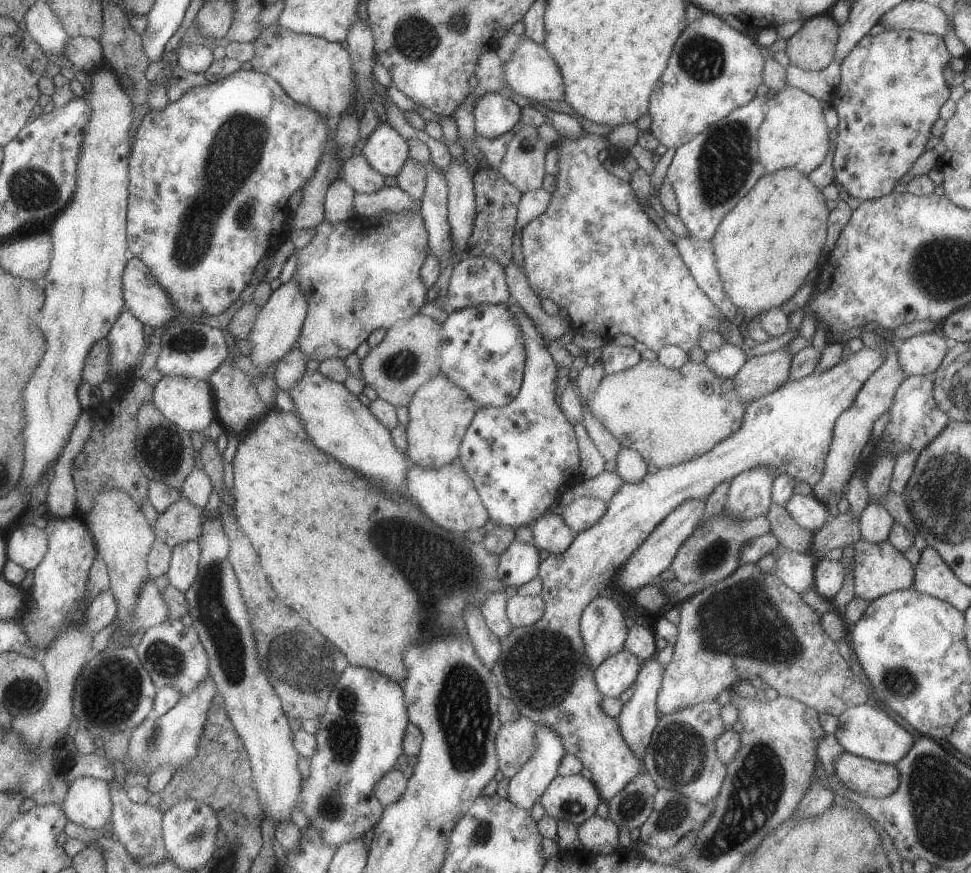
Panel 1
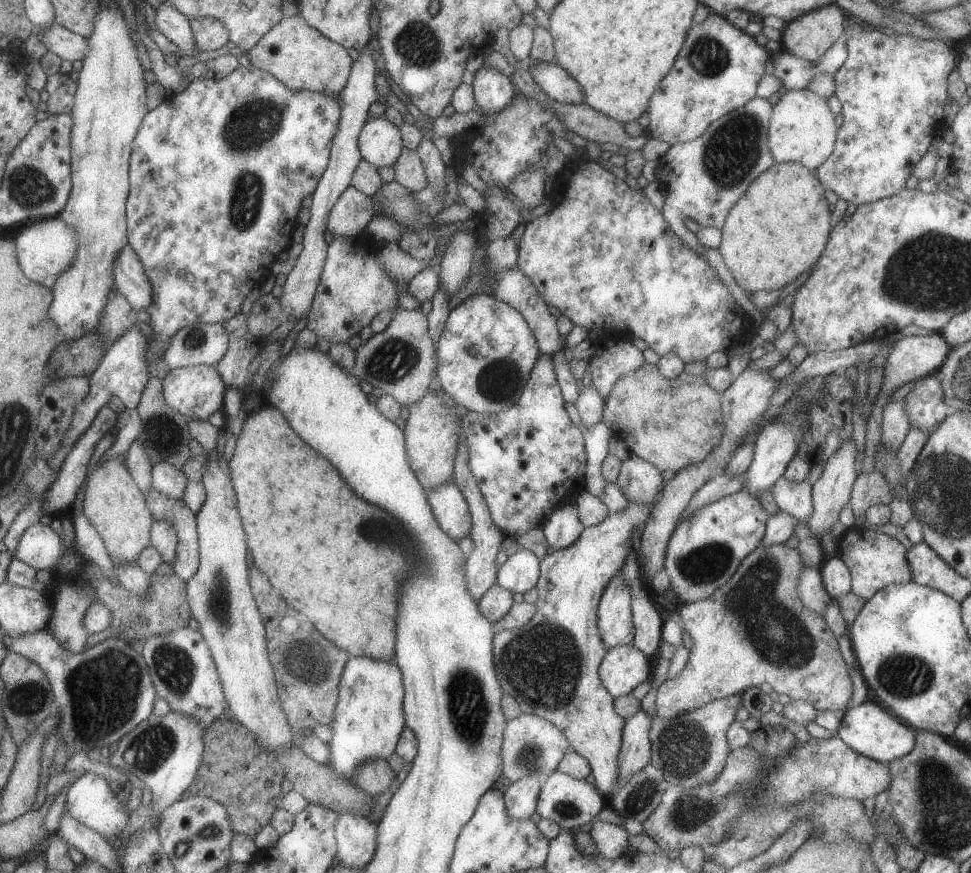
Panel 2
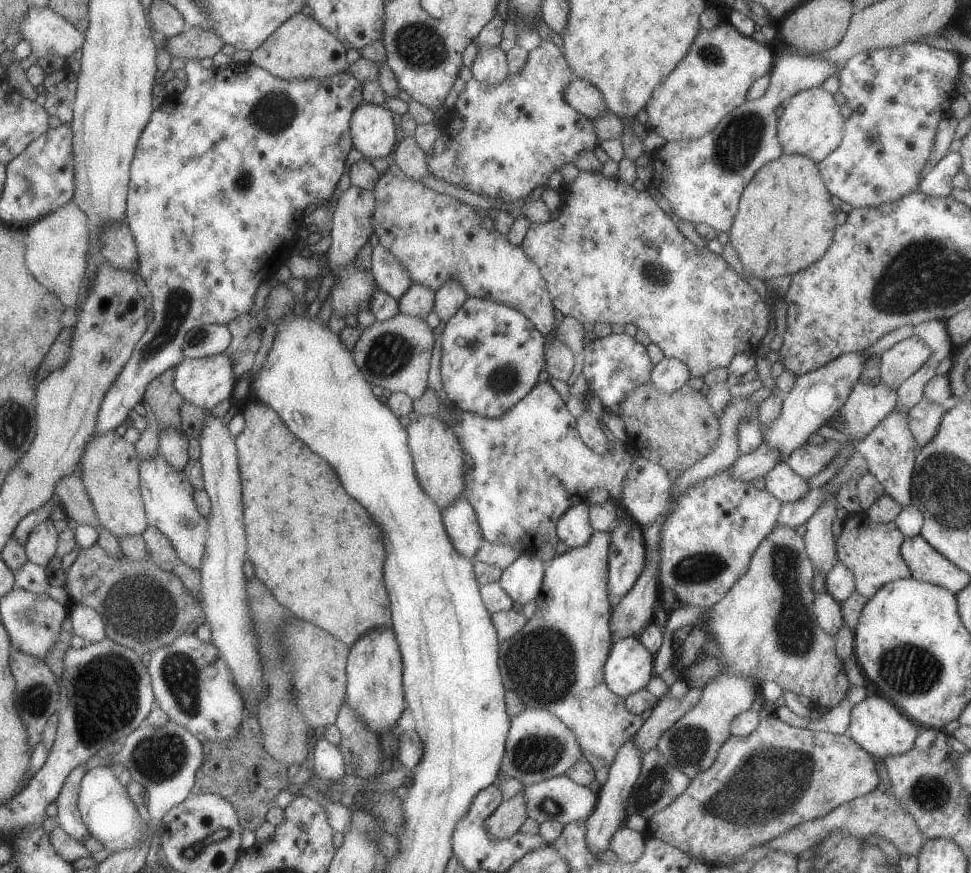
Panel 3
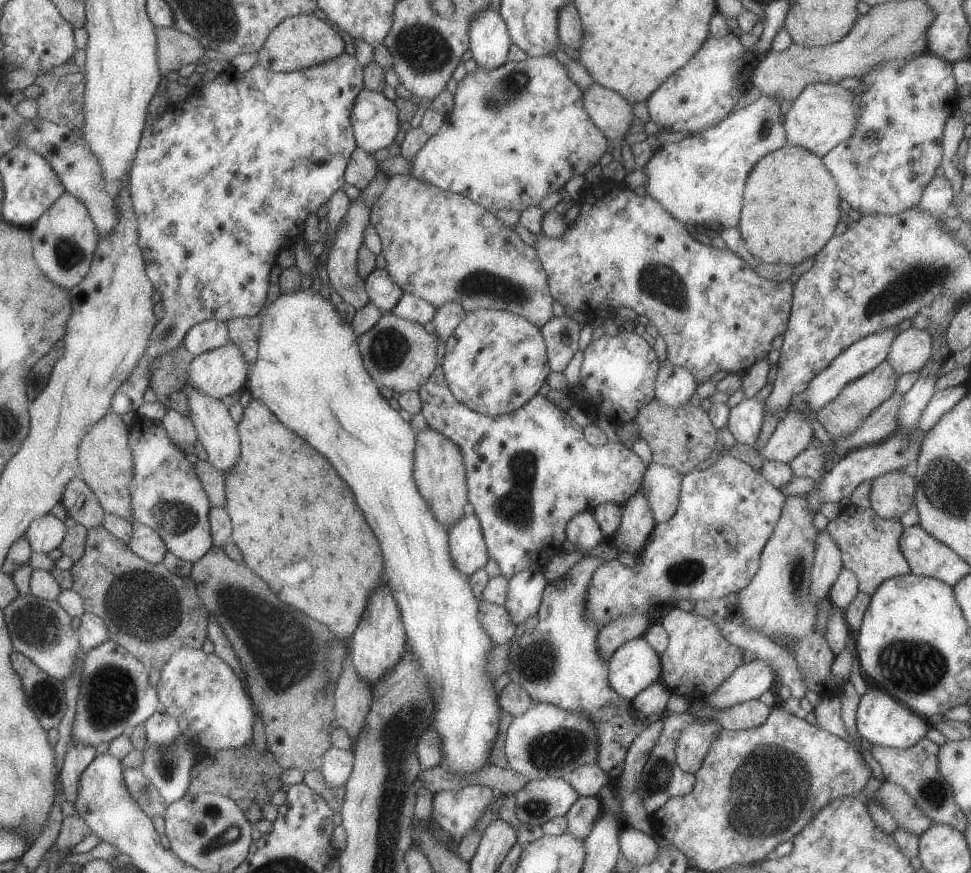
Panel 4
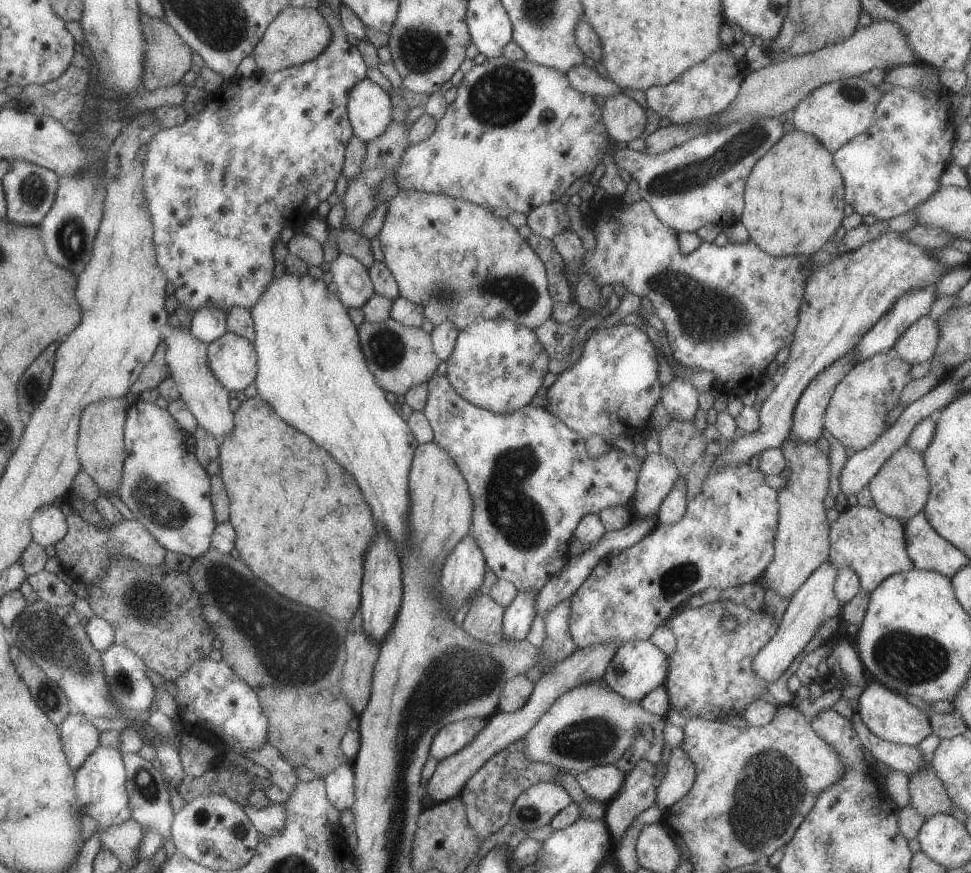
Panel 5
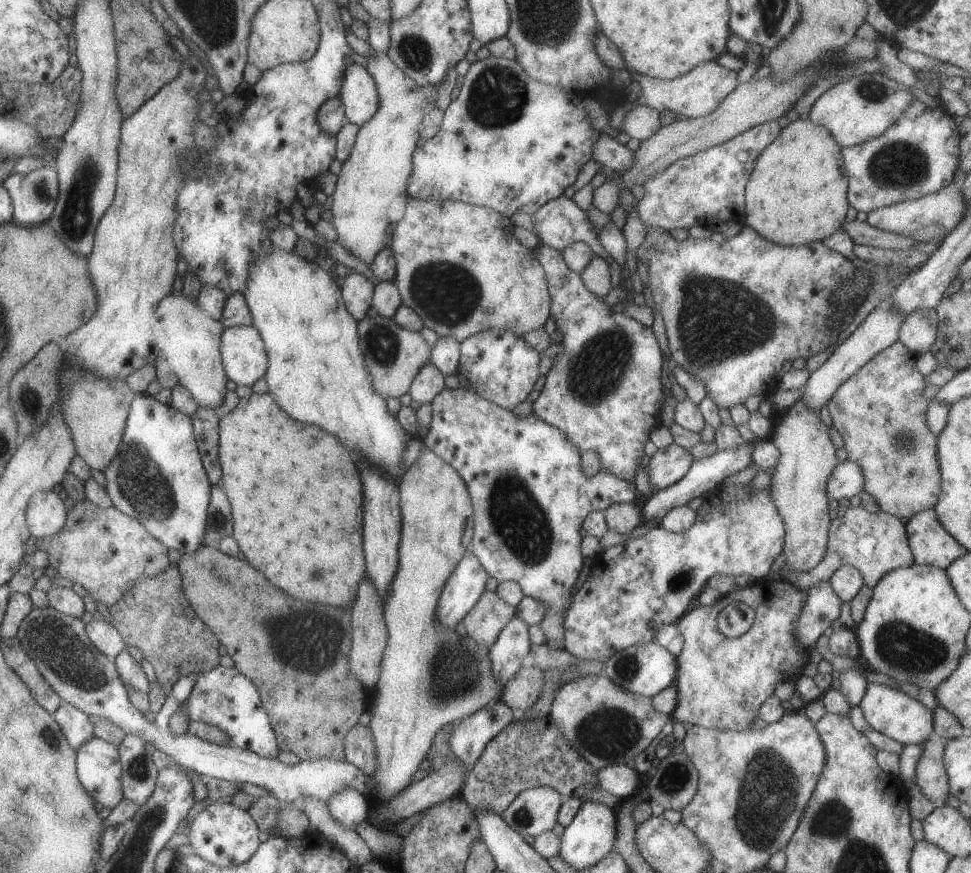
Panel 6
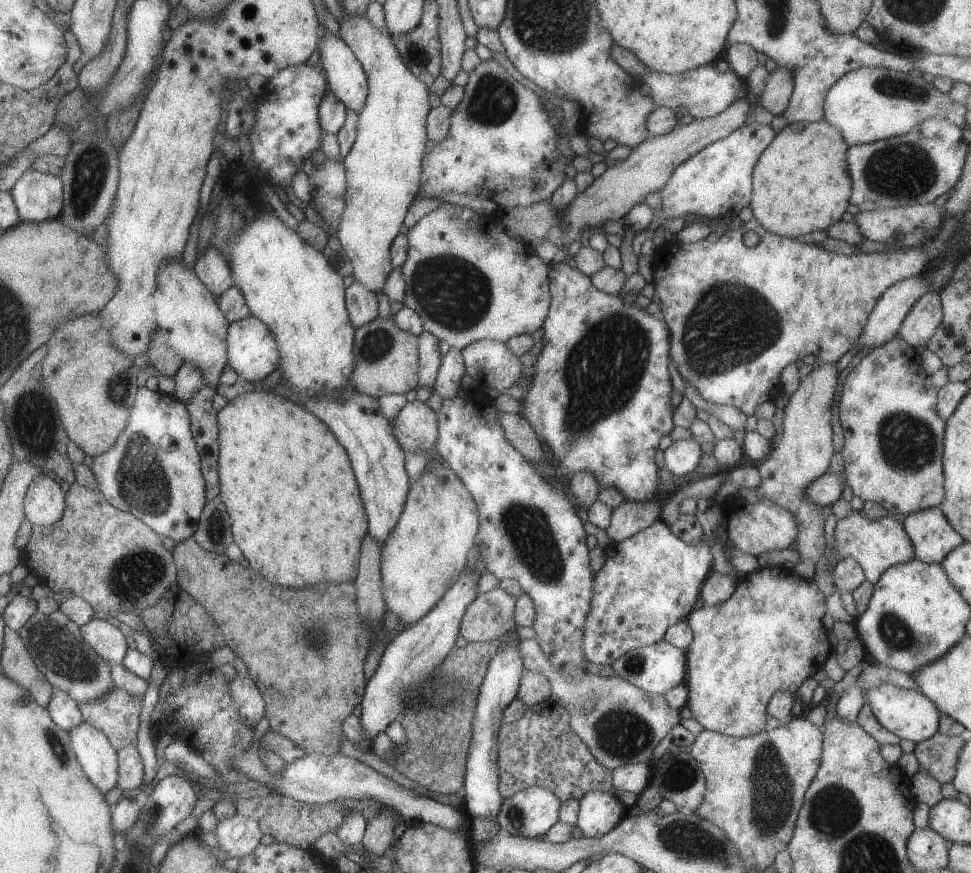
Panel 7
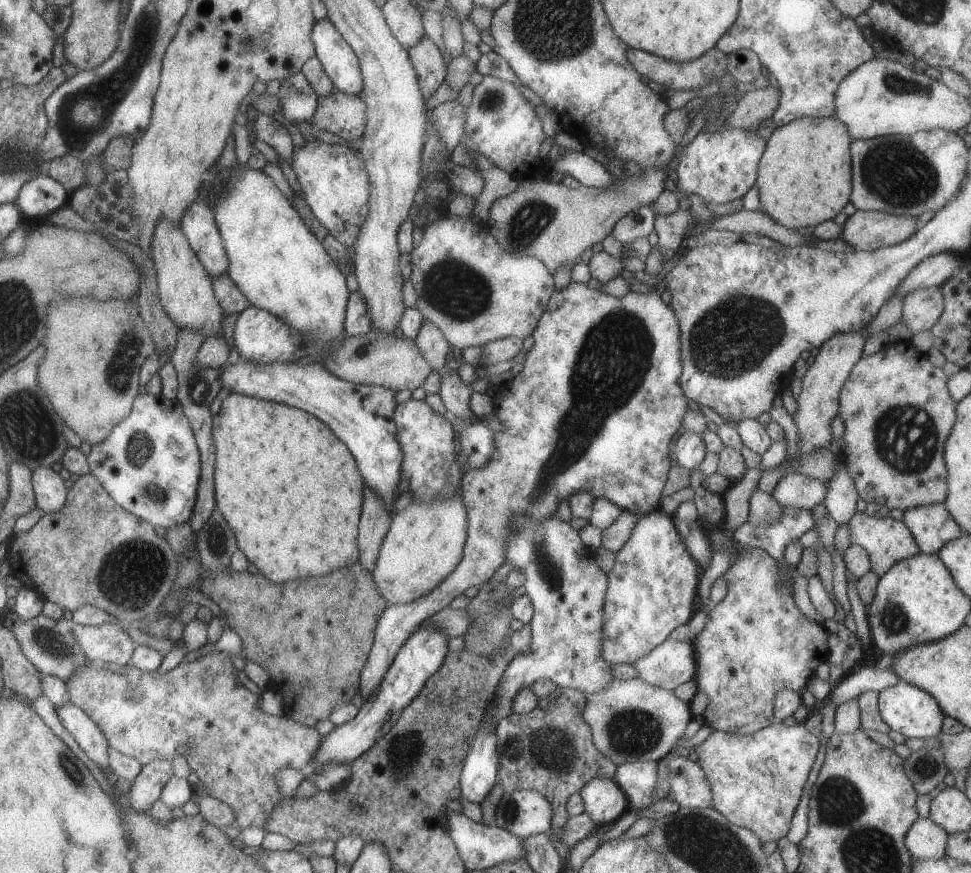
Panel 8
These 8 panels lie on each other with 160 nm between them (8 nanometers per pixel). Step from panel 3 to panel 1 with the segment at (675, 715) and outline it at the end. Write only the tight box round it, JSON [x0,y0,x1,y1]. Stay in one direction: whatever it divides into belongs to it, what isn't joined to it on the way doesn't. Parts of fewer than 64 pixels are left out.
[656,563,869,717]

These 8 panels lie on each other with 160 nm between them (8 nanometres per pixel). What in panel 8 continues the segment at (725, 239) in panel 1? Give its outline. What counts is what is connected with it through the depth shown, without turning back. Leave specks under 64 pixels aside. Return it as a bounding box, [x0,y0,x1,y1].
[756,116,851,230]

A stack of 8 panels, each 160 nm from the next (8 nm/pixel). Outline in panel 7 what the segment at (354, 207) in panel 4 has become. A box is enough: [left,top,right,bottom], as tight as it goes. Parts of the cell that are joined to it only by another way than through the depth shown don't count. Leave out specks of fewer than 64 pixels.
[344,281,377,329]

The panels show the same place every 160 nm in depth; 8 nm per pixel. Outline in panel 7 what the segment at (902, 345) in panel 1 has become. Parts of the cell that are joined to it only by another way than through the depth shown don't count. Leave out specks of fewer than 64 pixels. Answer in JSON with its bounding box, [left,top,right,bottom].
[898,290,942,348]

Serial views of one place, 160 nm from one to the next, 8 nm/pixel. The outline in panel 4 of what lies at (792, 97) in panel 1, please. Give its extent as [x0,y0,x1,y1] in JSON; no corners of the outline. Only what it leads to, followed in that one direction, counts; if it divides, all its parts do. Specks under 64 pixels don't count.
[783,83,859,157]

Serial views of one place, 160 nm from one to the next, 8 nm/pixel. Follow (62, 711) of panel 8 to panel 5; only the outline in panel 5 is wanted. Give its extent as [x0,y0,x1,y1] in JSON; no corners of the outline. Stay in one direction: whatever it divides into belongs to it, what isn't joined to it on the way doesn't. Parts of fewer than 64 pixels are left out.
[74,746,130,830]

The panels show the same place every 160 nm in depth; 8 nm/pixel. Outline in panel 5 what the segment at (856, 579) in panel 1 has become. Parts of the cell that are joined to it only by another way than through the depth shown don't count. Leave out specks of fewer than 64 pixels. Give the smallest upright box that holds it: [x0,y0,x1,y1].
[827,504,914,593]

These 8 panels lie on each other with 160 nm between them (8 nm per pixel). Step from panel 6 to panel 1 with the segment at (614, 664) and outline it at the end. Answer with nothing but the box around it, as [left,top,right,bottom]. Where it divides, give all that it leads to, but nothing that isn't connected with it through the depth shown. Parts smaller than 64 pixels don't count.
[594,648,640,697]

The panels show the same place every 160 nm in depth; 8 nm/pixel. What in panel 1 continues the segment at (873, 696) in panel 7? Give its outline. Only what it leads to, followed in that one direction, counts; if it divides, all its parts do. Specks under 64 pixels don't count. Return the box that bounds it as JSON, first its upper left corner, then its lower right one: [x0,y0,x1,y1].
[834,702,914,764]

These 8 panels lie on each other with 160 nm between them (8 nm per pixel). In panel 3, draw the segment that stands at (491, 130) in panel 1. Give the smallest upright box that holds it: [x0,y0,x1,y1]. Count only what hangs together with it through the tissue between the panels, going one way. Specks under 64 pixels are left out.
[470,46,510,85]

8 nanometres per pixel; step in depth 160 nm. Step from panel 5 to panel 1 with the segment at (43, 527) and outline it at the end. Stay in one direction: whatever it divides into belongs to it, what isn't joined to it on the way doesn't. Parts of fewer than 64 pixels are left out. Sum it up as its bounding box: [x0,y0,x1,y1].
[6,525,48,570]

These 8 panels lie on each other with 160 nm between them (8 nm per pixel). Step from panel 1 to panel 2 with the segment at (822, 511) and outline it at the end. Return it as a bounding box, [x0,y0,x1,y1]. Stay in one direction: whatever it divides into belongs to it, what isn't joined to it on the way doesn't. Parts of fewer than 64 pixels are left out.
[770,478,813,522]

